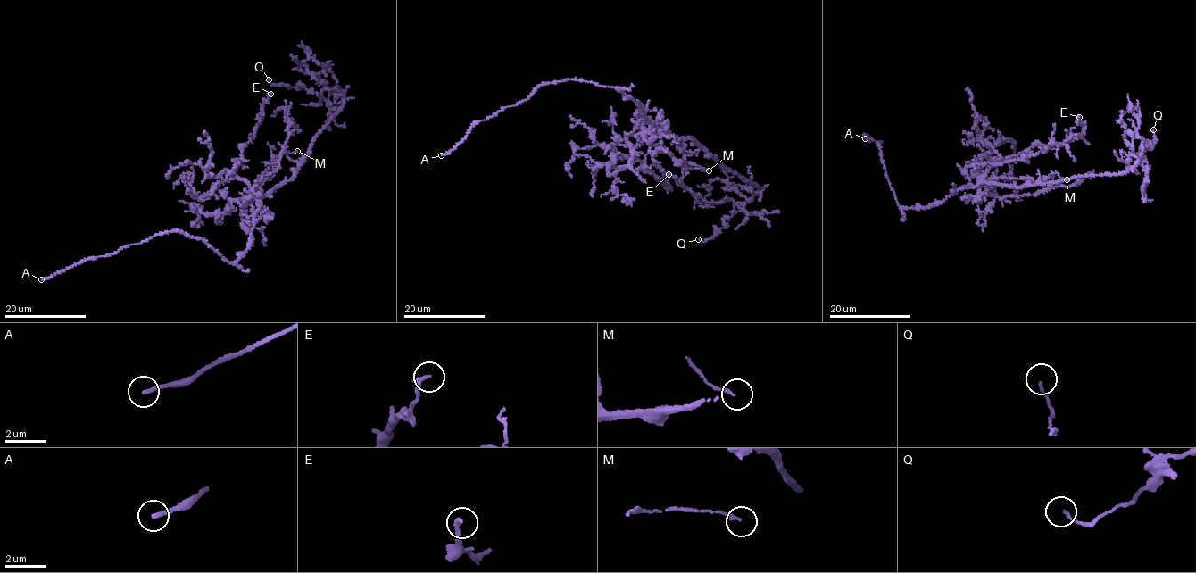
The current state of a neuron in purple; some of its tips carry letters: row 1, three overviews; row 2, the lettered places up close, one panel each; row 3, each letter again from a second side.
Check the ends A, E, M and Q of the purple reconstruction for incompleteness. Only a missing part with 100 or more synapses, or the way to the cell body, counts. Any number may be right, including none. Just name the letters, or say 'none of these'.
A

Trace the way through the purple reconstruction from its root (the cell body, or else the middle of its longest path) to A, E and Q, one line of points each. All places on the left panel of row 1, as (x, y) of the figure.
A: (255, 214), (247, 248), (233, 263), (203, 240), (178, 230), (161, 233), (112, 253), (88, 258), (41, 279)
E: (255, 214), (261, 203), (250, 186), (232, 176), (243, 146), (259, 125), (262, 103), (270, 94)
Q: (255, 214), (263, 196), (293, 180), (344, 97), (337, 88), (311, 93), (300, 84), (291, 87), (269, 79)

